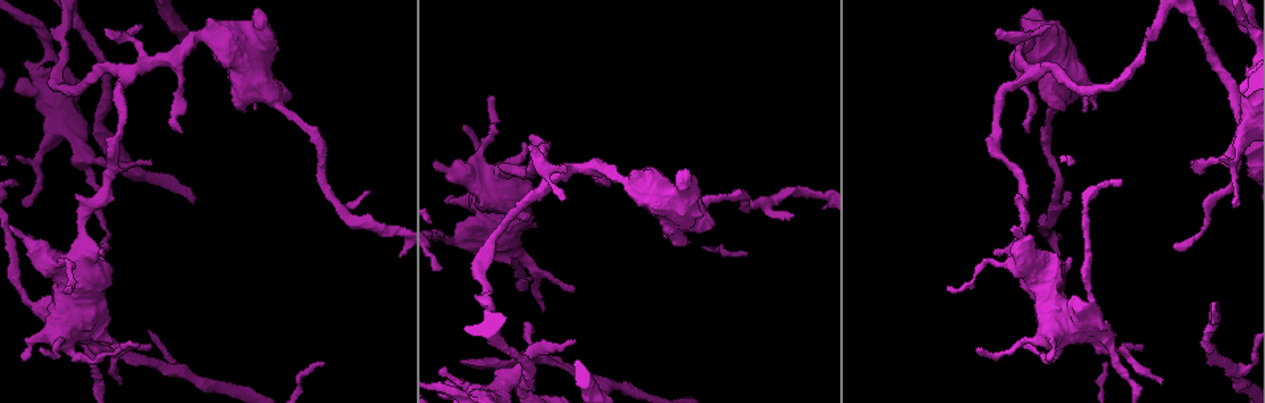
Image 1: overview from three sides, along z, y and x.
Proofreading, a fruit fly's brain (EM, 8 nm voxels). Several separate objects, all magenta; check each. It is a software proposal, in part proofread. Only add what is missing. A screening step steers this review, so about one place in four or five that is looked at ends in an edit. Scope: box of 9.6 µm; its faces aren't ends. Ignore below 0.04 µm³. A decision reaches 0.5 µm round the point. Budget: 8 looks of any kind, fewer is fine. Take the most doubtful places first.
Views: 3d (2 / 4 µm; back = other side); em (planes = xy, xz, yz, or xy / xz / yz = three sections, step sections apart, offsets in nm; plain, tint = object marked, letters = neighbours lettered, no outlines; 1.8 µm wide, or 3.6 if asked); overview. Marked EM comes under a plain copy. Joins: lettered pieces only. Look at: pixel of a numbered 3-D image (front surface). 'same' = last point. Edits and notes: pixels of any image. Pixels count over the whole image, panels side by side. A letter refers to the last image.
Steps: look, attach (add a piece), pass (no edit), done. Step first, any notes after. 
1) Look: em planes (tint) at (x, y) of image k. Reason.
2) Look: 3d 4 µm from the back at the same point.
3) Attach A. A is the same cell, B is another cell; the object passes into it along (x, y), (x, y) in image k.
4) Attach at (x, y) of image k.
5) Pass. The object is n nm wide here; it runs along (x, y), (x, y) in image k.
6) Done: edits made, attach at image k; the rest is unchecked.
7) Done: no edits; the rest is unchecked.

Look: em 3.6 µm xy step 8 (tint) at (460, 362) of image 1. Free end.

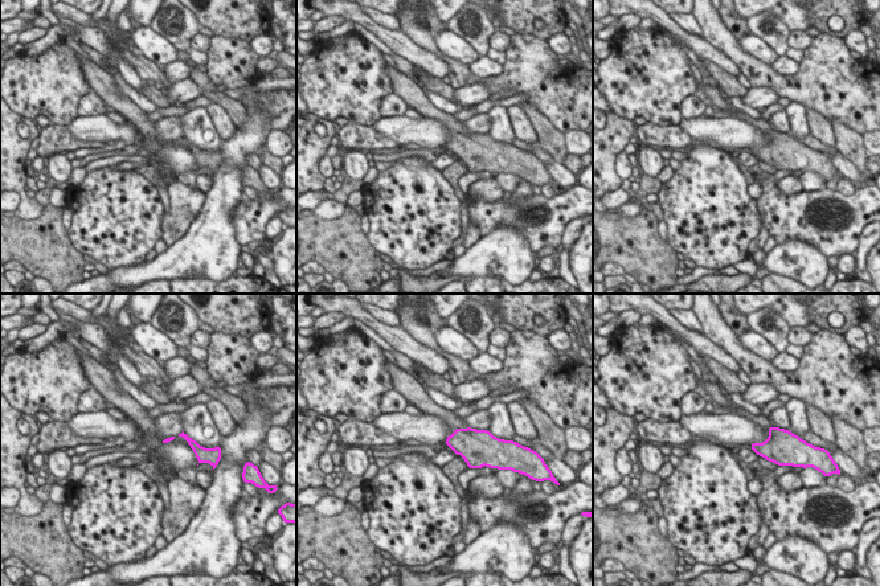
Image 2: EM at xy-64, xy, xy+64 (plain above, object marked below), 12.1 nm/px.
Look: em 3.6 µm planes (letters) at the same point.

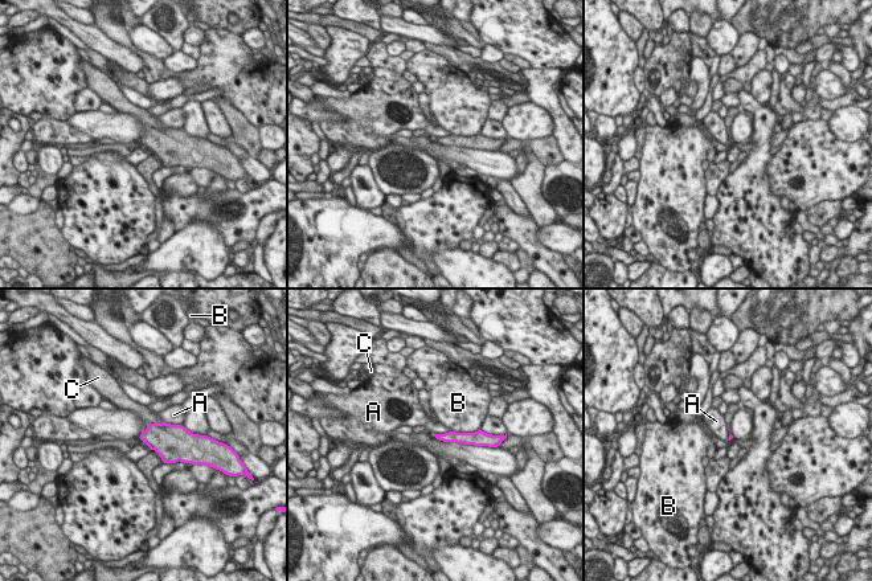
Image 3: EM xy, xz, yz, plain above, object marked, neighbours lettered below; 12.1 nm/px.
Attach C. The longest contact is with B, 360 nm; C is the same cell, A and B are other cells; it goes on there.

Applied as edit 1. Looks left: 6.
Look: em xz step 8 (letters) at (542, 307) of image 1. Tapers out.

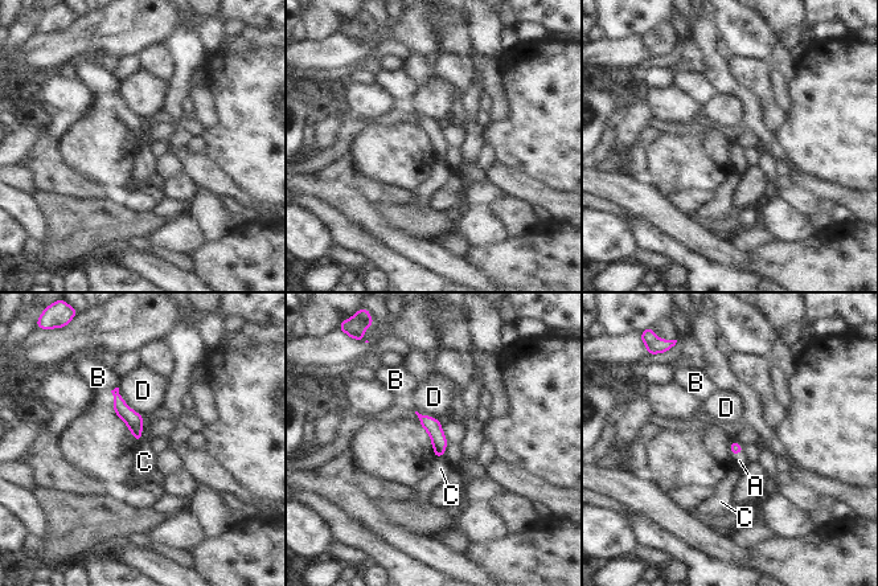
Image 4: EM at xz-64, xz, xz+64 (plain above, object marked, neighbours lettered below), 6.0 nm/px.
Attach A. A is the same cell, B, C and D are other cells; the object passes into it along (735, 449), (737, 454), (739, 460) in image 4; the cell continues.

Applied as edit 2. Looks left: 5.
Look: em planes (letters) at (100, 255) of image 1. Stops while still wide.

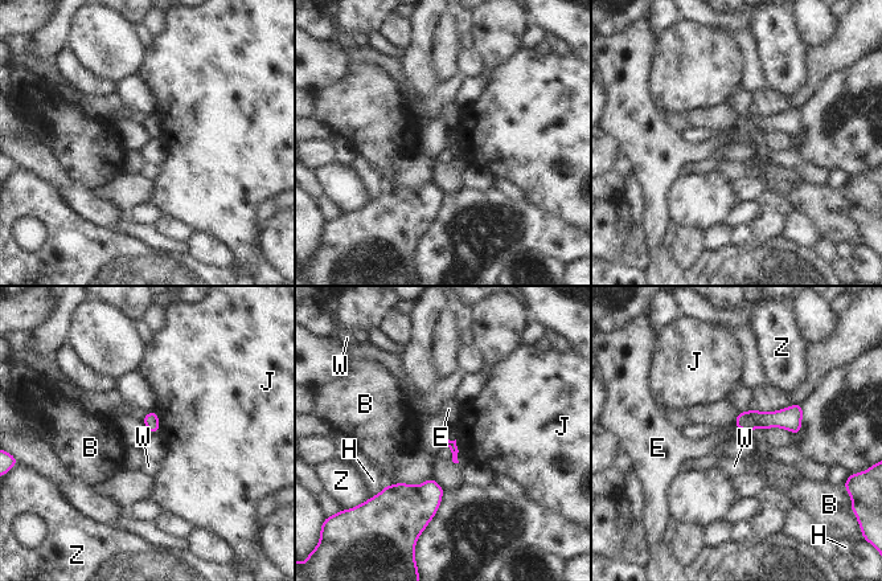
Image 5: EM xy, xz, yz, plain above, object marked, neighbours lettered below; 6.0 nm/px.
Pass. B, E, H, J, W and Z are other cells; a border runs along (154, 409), (158, 417), (159, 432) in image 5; no lettered piece goes on from it.

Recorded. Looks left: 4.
Done: edits made, attach at image 3, attach at image 4; the rest is unchecked.

